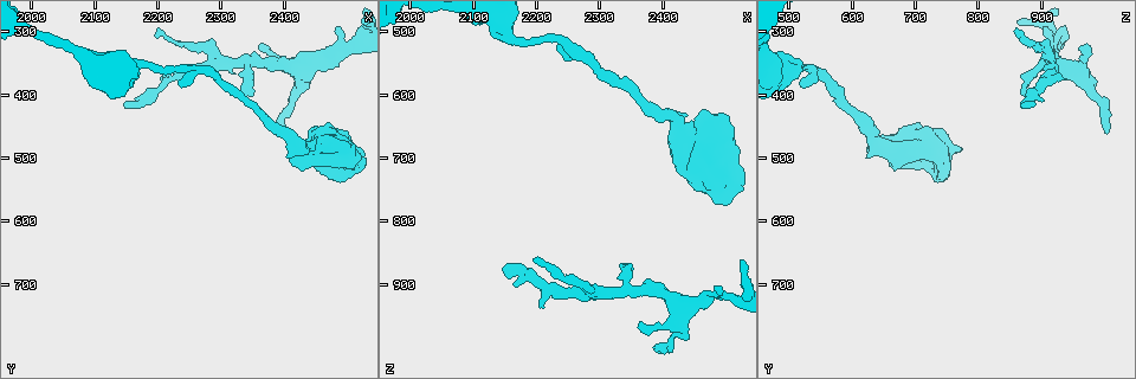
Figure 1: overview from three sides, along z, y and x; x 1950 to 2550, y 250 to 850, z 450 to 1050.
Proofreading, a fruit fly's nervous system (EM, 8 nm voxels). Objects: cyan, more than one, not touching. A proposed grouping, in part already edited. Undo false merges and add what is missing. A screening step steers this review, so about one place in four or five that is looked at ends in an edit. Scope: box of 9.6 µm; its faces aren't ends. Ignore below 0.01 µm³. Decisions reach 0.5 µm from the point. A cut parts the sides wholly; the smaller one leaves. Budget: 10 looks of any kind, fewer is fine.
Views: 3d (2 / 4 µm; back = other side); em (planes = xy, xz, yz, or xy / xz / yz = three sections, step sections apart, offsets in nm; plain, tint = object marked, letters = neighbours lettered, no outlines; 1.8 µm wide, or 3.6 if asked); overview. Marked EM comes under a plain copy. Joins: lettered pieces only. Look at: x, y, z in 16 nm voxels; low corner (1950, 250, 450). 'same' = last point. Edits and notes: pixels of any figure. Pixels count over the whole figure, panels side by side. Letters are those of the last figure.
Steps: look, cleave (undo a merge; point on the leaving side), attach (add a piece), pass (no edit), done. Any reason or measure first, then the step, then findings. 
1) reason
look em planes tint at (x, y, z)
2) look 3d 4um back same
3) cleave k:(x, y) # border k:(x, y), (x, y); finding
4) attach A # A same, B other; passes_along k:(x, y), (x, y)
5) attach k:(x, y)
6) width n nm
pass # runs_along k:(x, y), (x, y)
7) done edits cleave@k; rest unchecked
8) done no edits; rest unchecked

free end
look em xz step 8 letters at (2390, 455, 1010)

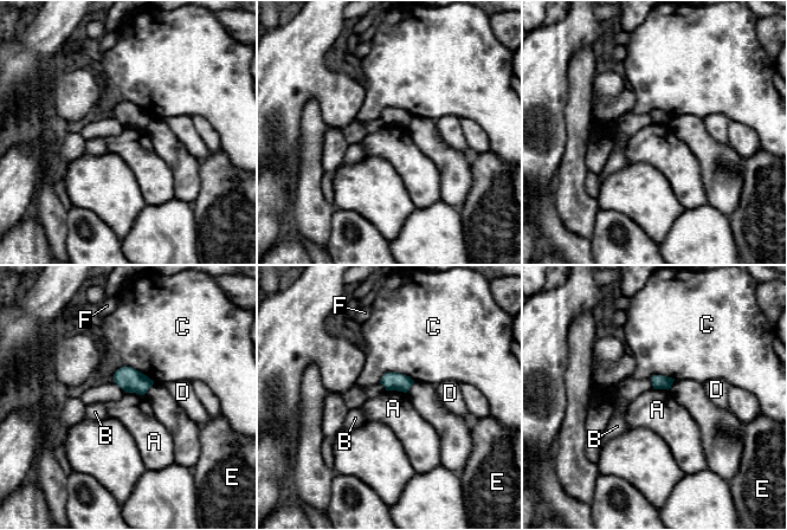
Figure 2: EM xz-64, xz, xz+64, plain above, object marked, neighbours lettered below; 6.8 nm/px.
pass # A other, B other, C other, D other, E other, F other; border 2:(386, 389), (397, 389), (406, 393); no lettered piece goes on from it

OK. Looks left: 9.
look em planes letters at (2300, 350, 920)

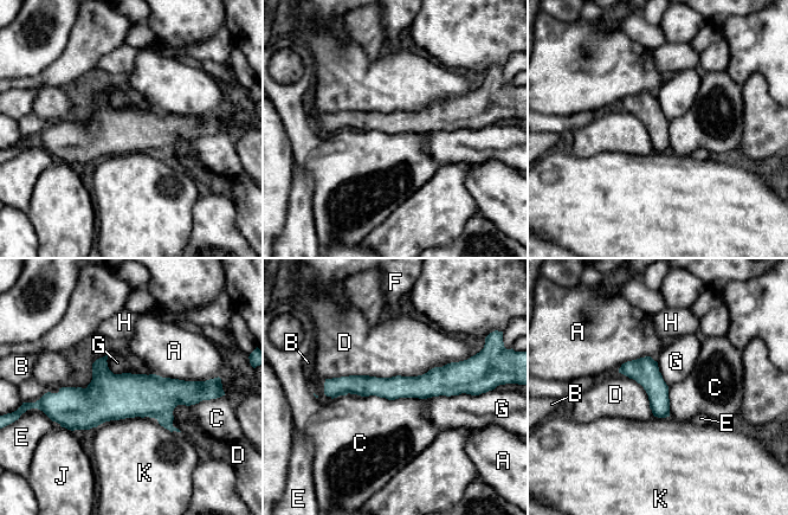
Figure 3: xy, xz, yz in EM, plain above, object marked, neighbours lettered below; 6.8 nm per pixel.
longest_contact D 1000 nm
pass # A other, B other, C other, D other, E other, F other, G other, H other, J other, K other; all the same neuron

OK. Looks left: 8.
free end
look 3d 4um at (2160, 410, 890)

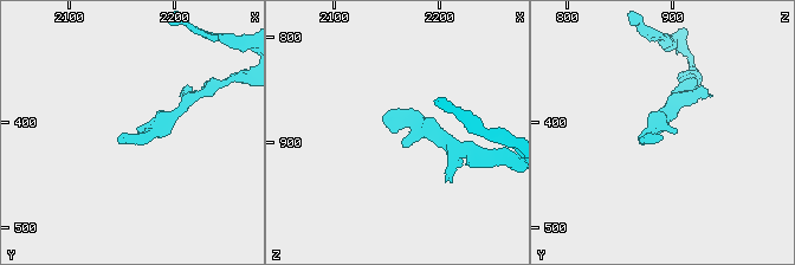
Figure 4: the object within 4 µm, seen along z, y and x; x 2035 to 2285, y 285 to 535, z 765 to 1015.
look em planes letters at (2156, 412, 890)

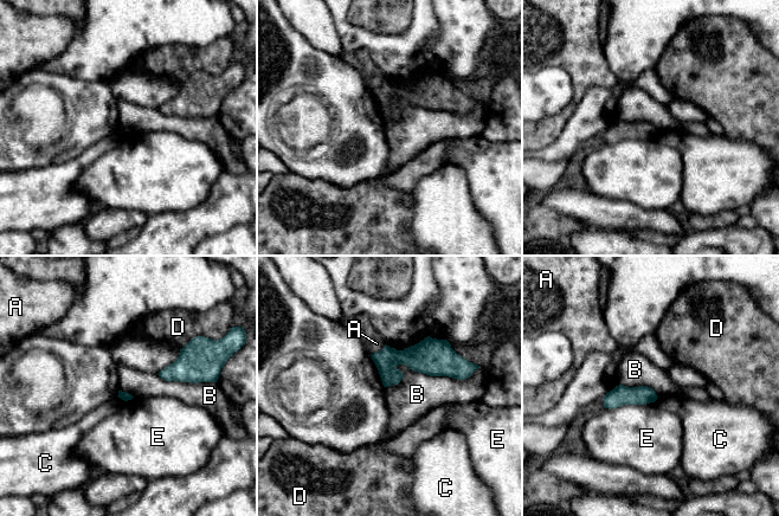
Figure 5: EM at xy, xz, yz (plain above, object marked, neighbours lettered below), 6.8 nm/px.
longest_contact B 600 nm
pass # A other, B other, C other, D other, E other; border 5:(471, 375), (399, 365), (385, 387); no lettered piece goes on from it

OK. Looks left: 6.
a fork
look 3d 2um at (2265, 360, 535)

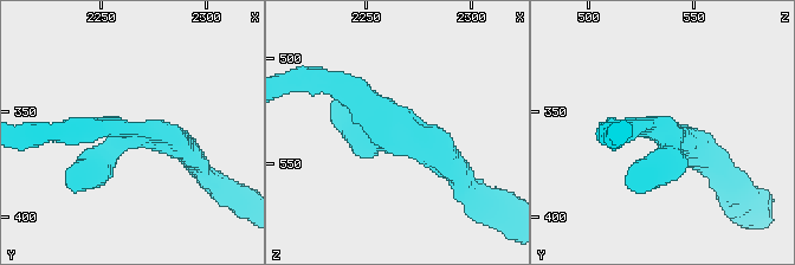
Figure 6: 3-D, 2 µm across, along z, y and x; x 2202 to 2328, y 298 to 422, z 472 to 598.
shape alone is not enough
look em xz step 16 tint at (2261, 361, 532)

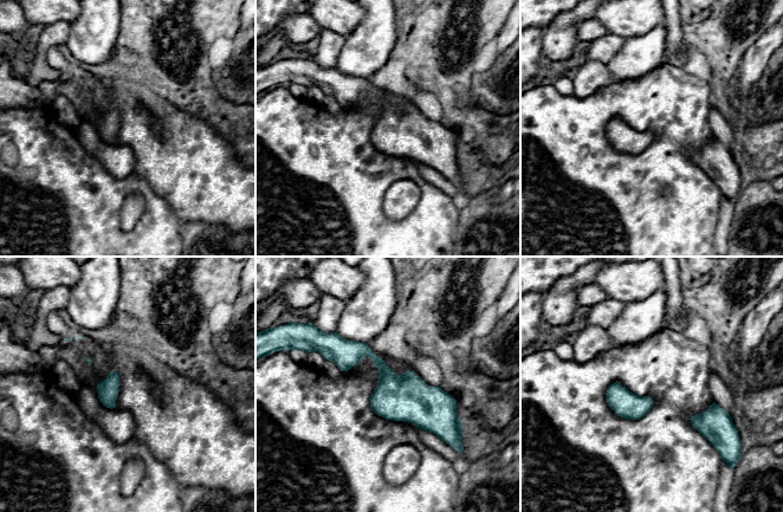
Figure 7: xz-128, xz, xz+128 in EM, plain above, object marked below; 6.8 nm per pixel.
cut it another way
look em planes letters same

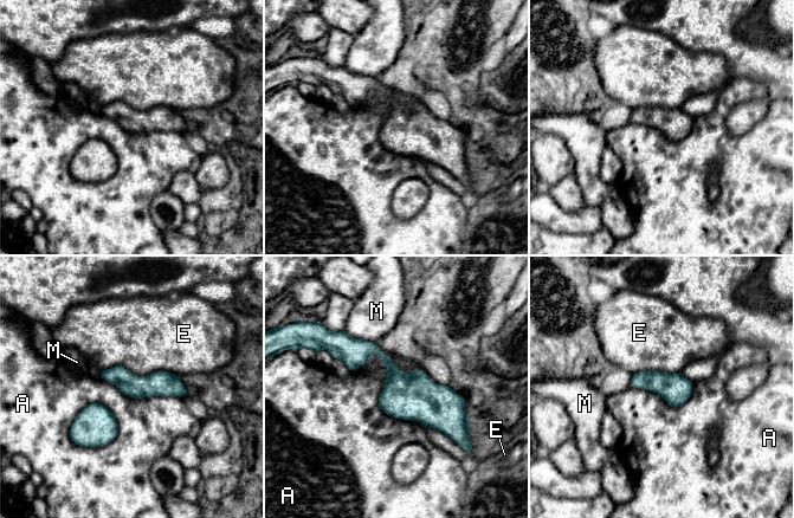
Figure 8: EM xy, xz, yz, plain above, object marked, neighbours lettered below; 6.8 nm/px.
longest_contact A 650 nm
pass # A other, E other, M other; continuous, no second neuron

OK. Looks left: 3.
done no edits; rest unchecked

